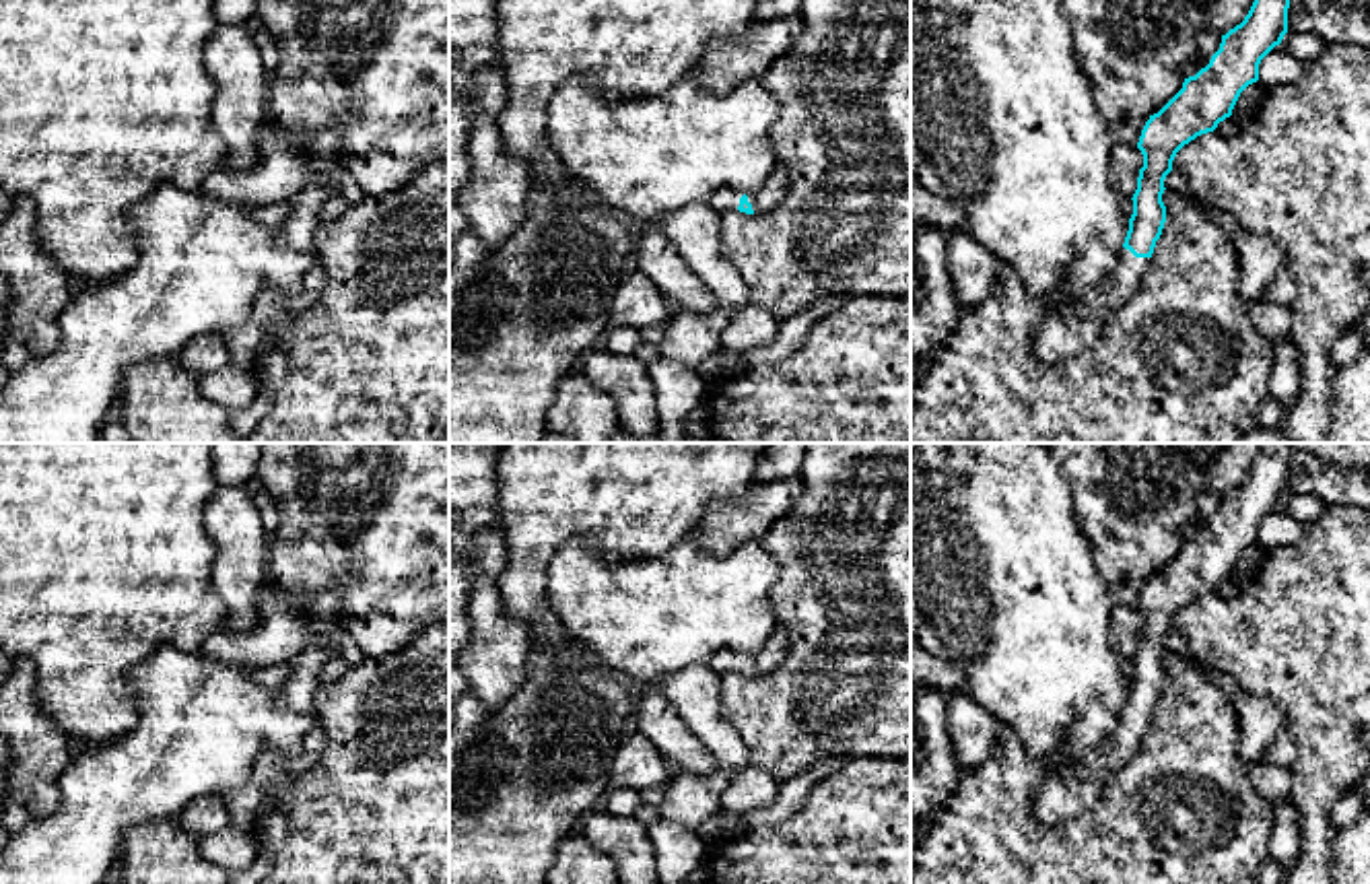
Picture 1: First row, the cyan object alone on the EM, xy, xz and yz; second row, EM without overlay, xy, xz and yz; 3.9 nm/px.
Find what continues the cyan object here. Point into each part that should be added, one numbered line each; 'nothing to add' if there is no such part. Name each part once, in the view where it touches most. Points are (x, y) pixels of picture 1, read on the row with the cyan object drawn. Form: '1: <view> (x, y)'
1: xz (769, 196)

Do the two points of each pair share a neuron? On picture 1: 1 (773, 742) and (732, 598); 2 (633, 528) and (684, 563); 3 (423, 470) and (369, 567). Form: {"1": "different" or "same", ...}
{"1": "different", "2": "different", "3": "same"}

